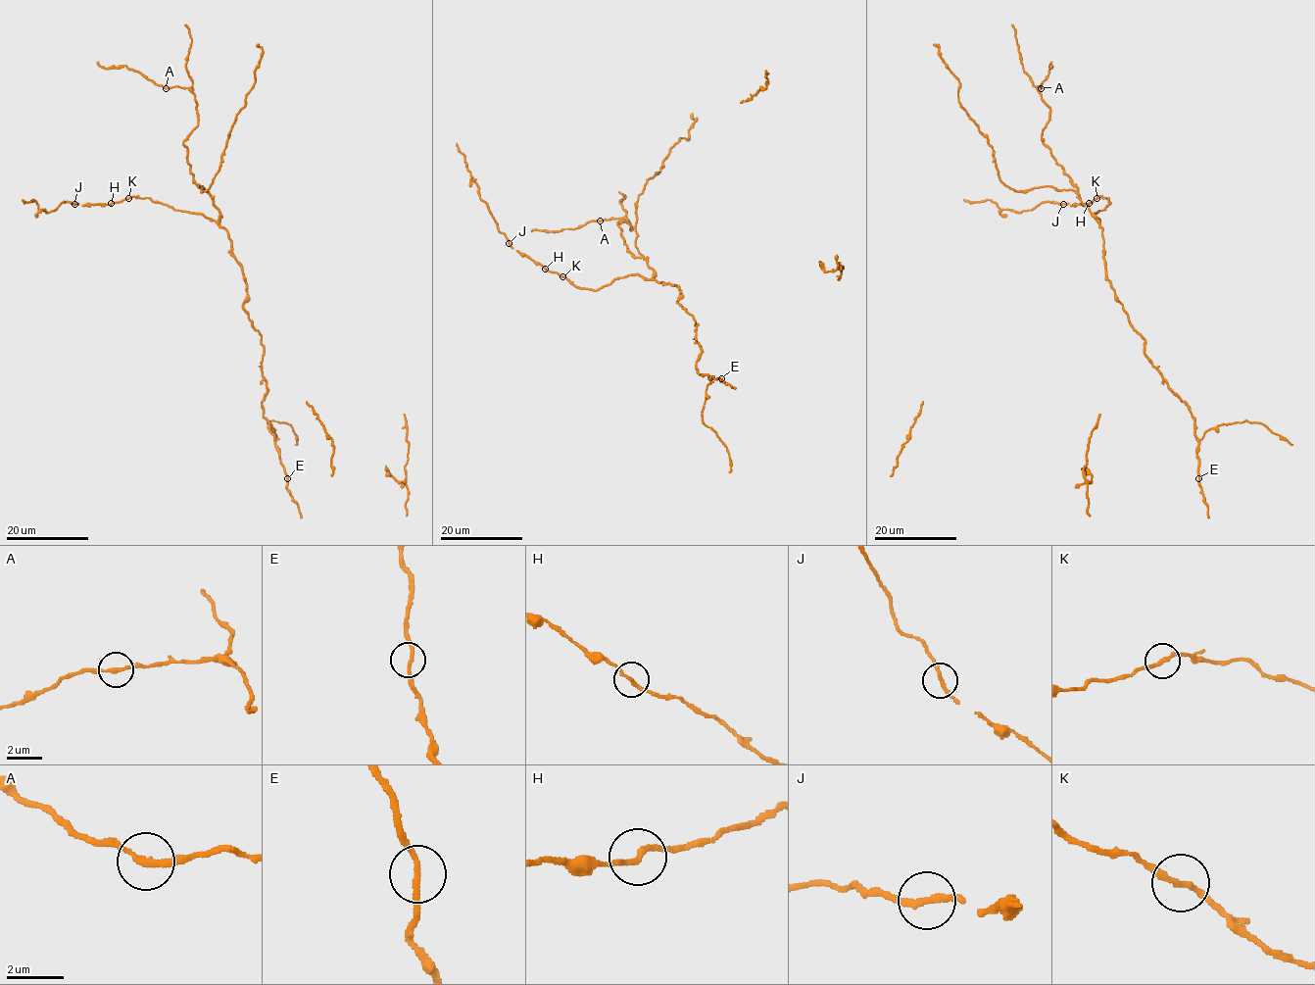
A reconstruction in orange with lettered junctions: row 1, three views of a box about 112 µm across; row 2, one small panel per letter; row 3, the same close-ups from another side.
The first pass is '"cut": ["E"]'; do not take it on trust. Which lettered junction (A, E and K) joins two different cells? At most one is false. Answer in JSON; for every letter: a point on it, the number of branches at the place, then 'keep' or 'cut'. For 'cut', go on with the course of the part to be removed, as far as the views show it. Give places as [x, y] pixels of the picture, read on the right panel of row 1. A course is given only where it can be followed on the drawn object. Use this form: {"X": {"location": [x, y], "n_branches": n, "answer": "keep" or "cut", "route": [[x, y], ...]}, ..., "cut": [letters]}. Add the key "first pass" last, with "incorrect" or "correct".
{"A": {"location": [1041, 88], "n_branches": 2, "answer": "keep"}, "E": {"location": [1198, 478], "n_branches": 2, "answer": "keep"}, "K": {"location": [1096, 198], "n_branches": 2, "answer": "keep"}, "cut": [], "first pass": "incorrect"}

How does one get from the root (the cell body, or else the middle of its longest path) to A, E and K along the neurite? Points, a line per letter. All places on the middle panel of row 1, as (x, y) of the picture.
A: (698, 343), (679, 289), (657, 281), (648, 262), (627, 250), (617, 223), (630, 229), (629, 221), (600, 221)
E: (698, 343), (701, 355), (696, 363), (697, 370), (709, 378), (721, 378)
K: (698, 343), (698, 323), (677, 302), (680, 291), (675, 285), (627, 274), (589, 290), (578, 288), (562, 276)

